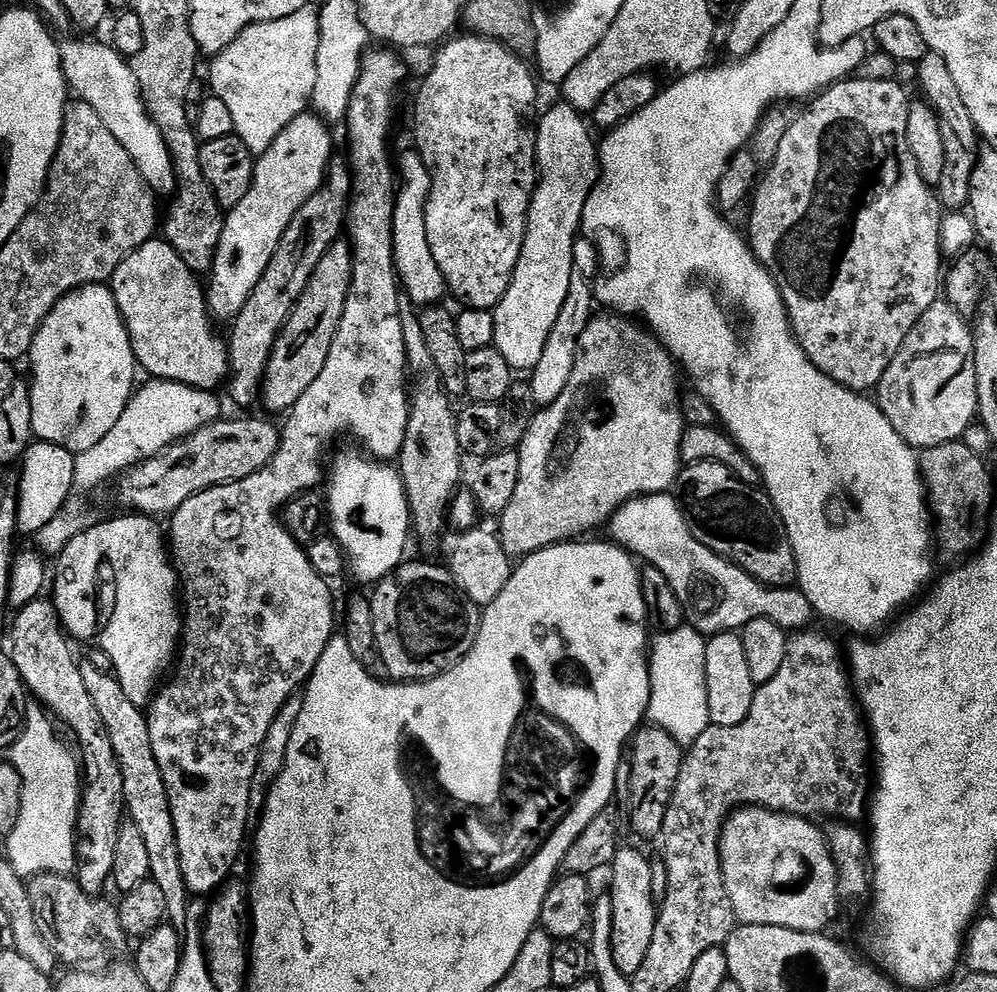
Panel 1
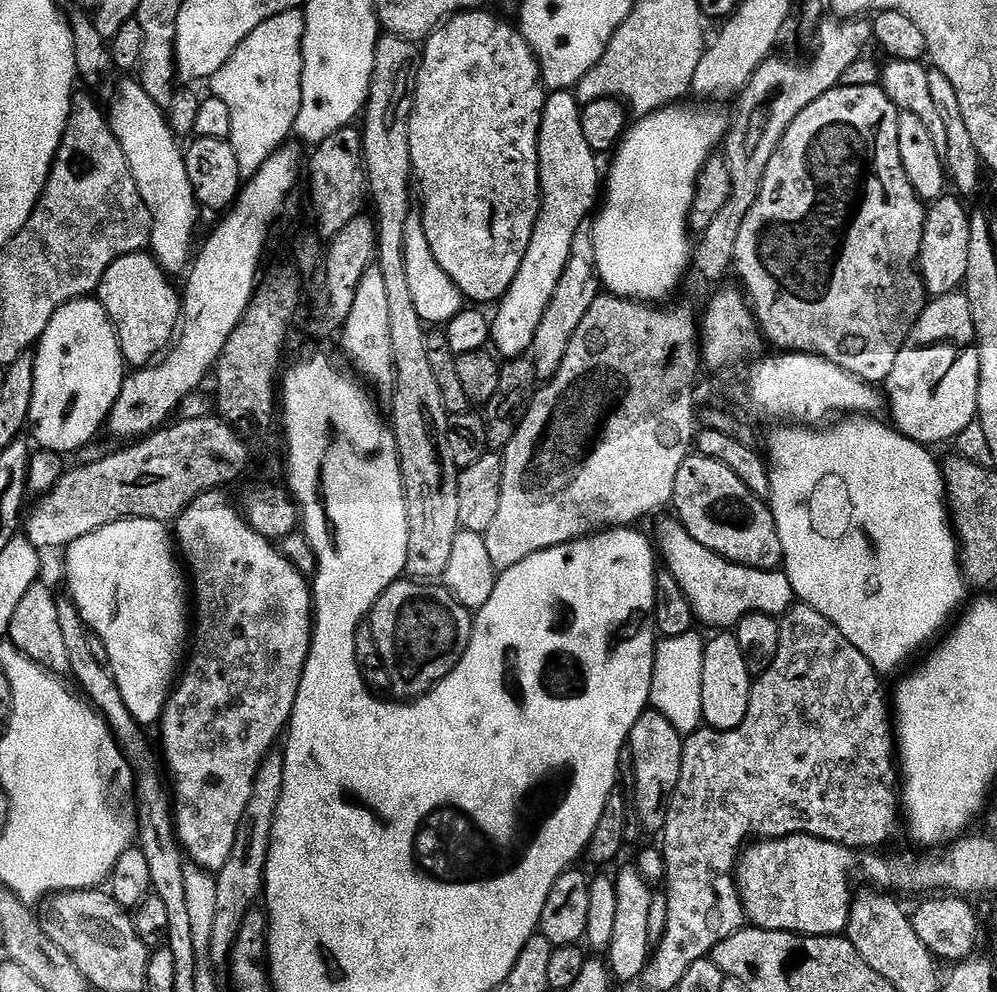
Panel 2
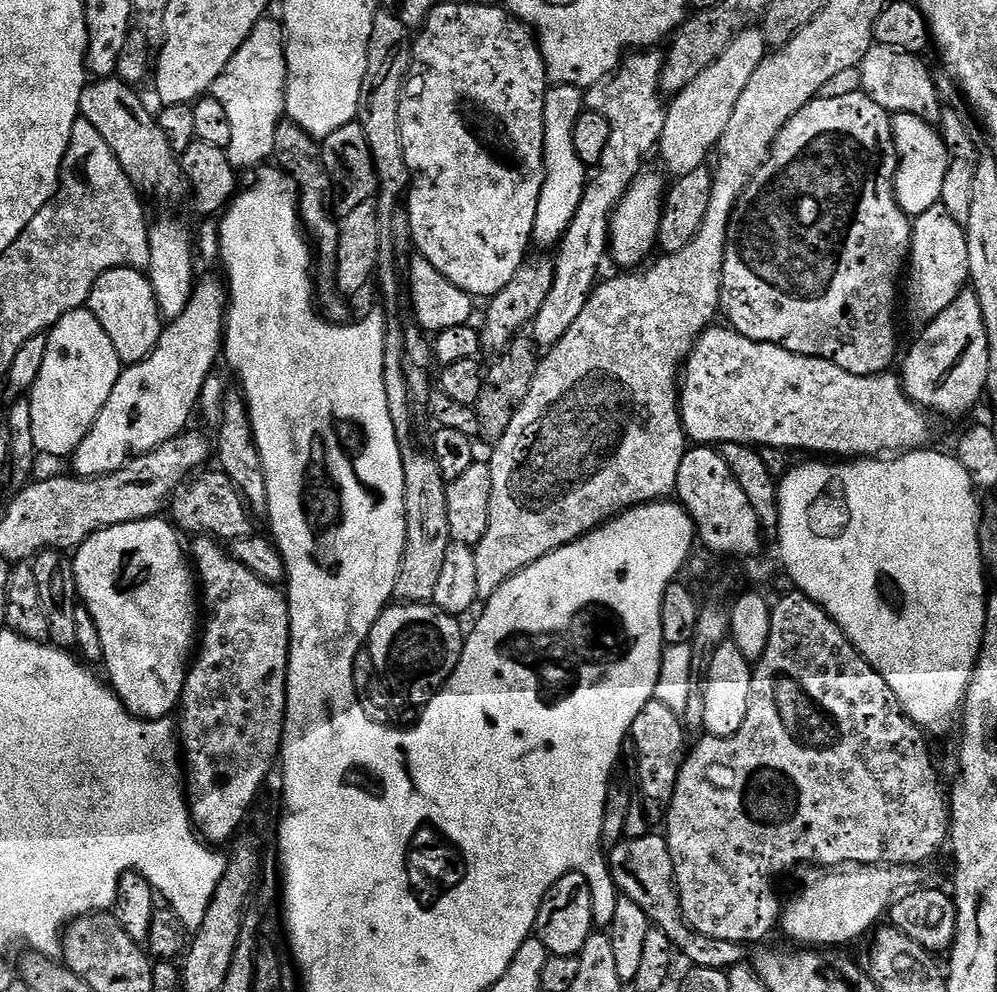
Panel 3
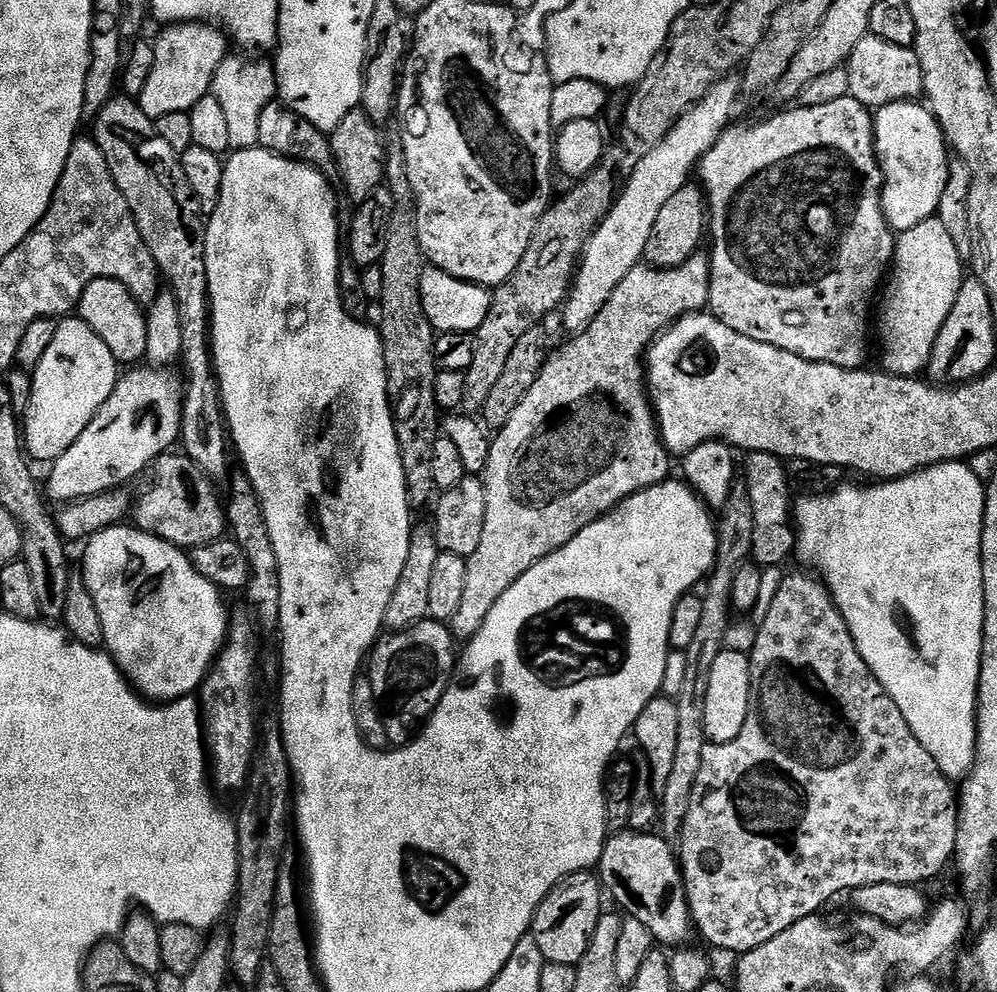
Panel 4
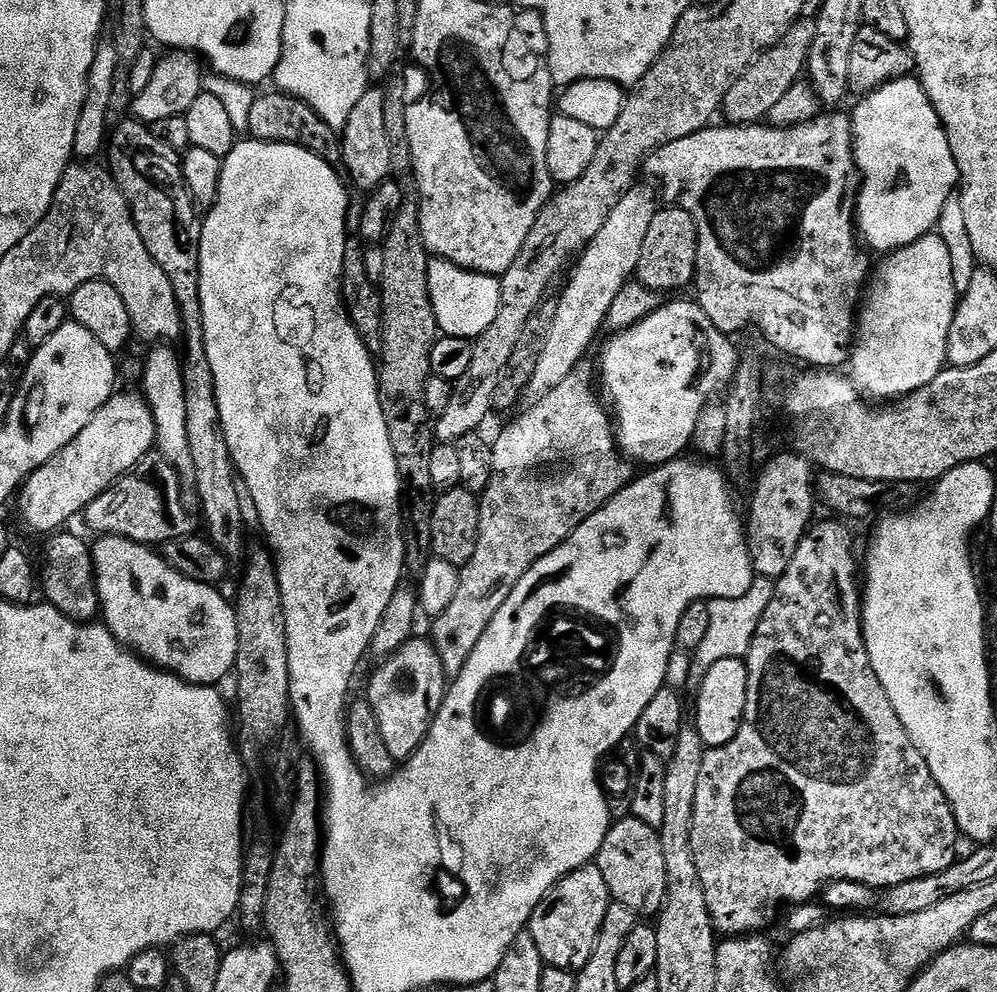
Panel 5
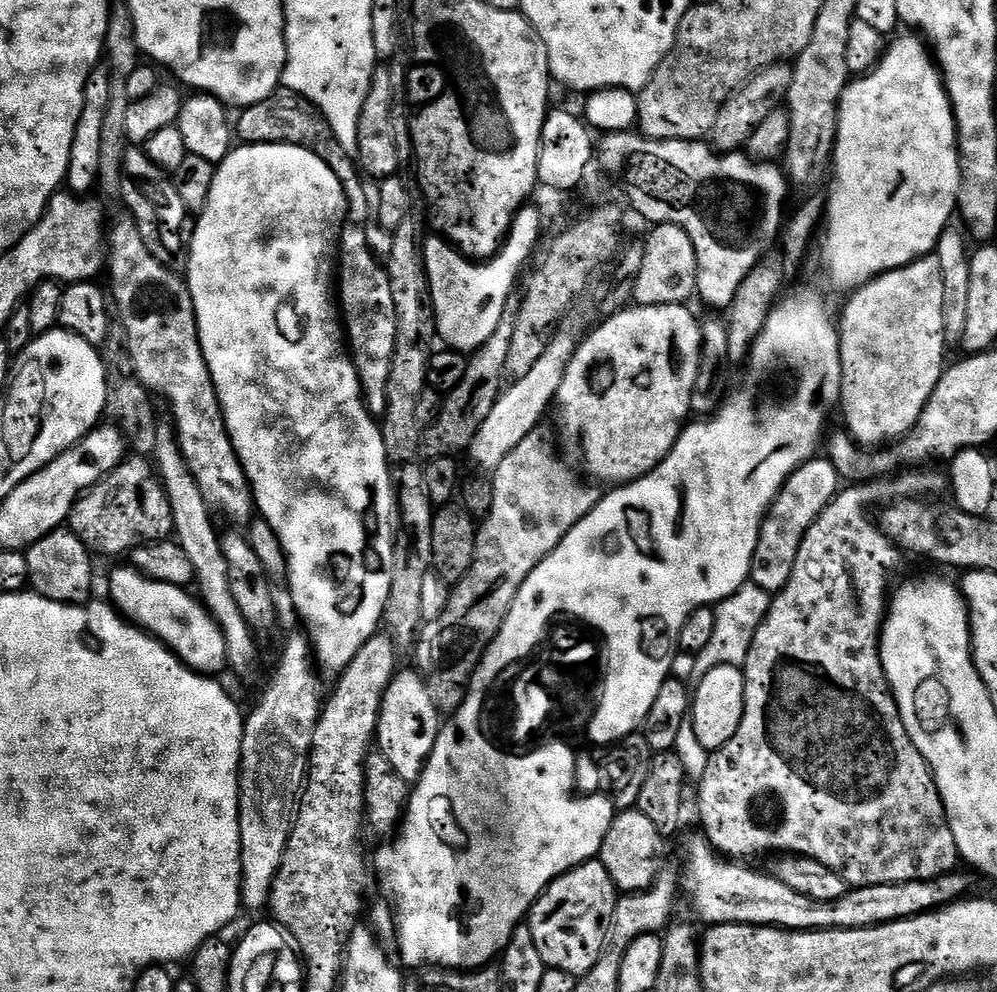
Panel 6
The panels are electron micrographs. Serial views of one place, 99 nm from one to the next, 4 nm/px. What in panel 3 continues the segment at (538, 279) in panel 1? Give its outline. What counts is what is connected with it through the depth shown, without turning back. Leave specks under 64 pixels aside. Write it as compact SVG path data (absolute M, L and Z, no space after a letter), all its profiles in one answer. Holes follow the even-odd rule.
M552 84L544 95L544 181L532 231L533 241L544 248L559 245L570 222L574 222L574 210L578 210L584 187L590 179L589 165L584 164L574 150L574 122L578 122L583 111L584 92L579 88Z

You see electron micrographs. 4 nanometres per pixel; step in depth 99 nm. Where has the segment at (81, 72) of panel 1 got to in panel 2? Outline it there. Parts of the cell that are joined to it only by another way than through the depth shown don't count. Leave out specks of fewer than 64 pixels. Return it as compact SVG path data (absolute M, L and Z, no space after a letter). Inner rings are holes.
M124 78L120 84L120 93L116 96L116 109L110 112L112 133L118 138L122 150L126 154L126 162L138 182L138 190L142 194L142 202L146 202L146 210L152 219L152 239L150 241L151 255L163 266L164 271L173 278L183 277L189 271L194 260L192 239L196 236L196 212L198 205L196 195L190 182L190 174L186 174L184 161L185 149L181 141L172 133L168 124L165 109L155 104L146 94L146 90L139 82L132 78Z

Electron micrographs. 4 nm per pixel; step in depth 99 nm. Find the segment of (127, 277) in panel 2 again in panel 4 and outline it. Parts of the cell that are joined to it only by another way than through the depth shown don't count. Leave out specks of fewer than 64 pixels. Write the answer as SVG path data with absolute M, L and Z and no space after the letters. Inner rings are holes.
M98 278L85 284L78 301L78 316L106 342L110 354L114 354L117 365L136 366L145 359L146 352L146 312L145 309L122 286L122 282L110 278Z

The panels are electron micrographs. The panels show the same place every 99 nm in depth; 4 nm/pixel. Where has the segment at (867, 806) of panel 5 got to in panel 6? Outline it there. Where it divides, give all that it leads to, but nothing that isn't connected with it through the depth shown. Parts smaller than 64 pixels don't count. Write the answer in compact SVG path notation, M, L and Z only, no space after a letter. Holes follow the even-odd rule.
M916 466L911 470L900 470L894 478L877 478L867 482L848 486L836 495L818 514L818 518L806 530L802 538L802 546L798 550L798 558L794 558L794 574L790 574L790 582L781 592L772 596L772 605L768 607L762 626L758 626L758 634L754 634L754 642L750 642L750 654L746 654L746 662L742 666L744 674L744 713L742 726L738 726L738 734L726 742L718 751L709 755L703 765L704 777L700 780L700 824L702 834L712 847L725 858L737 862L747 861L747 856L764 856L767 852L809 856L811 860L822 862L834 874L838 874L852 888L866 886L882 886L898 882L914 882L944 876L947 872L957 871L960 852L954 842L954 834L950 830L950 822L946 818L944 803L932 776L930 766L922 754L918 754L918 746L906 734L906 726L902 722L902 714L898 710L892 689L880 661L880 629L884 627L884 618L890 603L890 587L888 579L892 572L900 568L902 552L893 544L879 527L868 517L868 507L883 505L897 498L936 498L940 491L947 489L949 477L935 472L932 466Z

